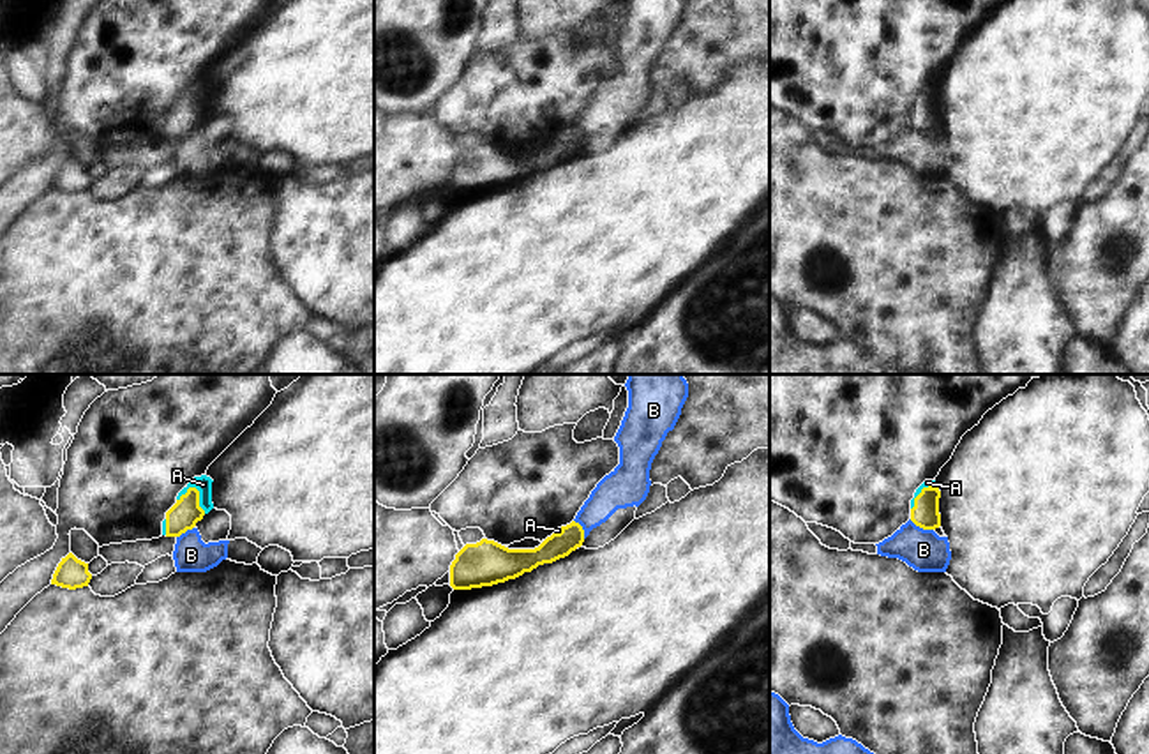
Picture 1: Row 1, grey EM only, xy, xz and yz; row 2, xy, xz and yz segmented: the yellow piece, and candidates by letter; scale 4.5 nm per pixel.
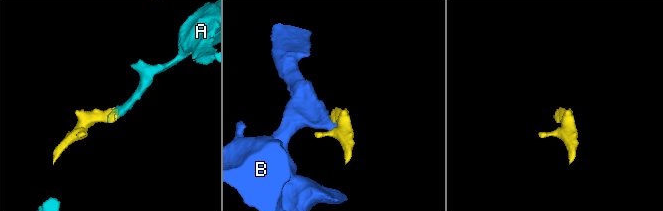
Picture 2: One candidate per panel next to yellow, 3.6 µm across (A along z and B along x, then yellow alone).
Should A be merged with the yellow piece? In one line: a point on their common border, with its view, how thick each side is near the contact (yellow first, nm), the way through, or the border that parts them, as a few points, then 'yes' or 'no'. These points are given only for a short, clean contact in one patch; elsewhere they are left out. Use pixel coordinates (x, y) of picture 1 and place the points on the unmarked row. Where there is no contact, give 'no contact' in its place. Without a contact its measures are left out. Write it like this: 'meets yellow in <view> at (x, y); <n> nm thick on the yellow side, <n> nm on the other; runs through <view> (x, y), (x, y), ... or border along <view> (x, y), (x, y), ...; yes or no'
meets yellow in xy at (198, 96); 140 nm thick on the yellow side, 80 nm on the other; runs through xy (186, 117), (198, 96), (203, 89); yes

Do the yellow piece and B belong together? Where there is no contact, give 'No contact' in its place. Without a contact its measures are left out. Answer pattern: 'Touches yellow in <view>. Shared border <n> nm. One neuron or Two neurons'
Touches yellow in yz. Shared border 120 nm. Two neurons

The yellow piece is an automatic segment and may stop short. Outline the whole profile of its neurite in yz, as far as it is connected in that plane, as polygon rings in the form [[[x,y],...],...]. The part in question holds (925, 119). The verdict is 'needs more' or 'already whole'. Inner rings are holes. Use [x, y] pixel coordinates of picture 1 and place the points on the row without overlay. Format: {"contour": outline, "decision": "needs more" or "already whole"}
{"contour": [[[925,85],[911,104],[911,125],[923,134],[935,134],[941,131],[939,118],[941,95],[935,85]]], "decision": "needs more"}

